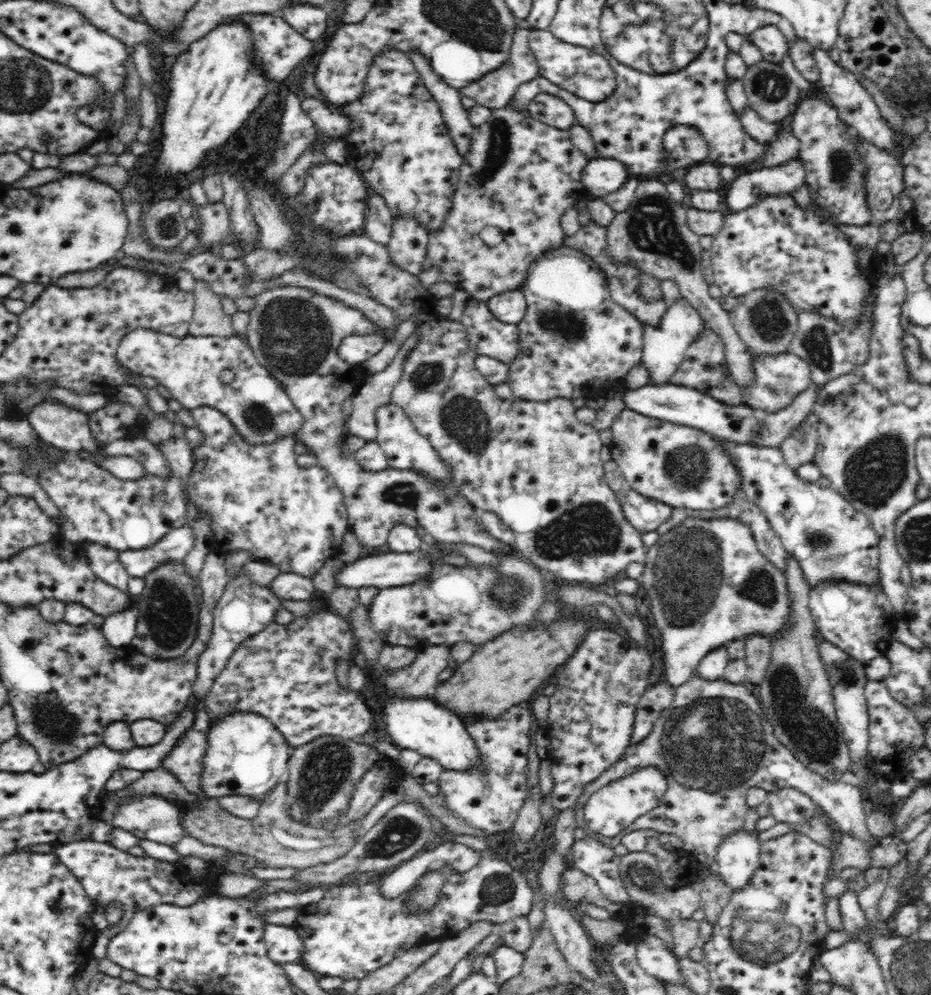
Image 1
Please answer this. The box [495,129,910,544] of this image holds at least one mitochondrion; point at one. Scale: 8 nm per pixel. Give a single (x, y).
(651, 227)

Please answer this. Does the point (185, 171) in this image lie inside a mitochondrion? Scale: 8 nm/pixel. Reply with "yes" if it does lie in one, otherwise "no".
no

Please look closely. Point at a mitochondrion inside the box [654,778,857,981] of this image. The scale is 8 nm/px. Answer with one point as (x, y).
(766, 933)

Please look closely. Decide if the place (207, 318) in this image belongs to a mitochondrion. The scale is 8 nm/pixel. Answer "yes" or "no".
no

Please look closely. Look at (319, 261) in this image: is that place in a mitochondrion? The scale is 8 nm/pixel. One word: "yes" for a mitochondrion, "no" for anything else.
yes

